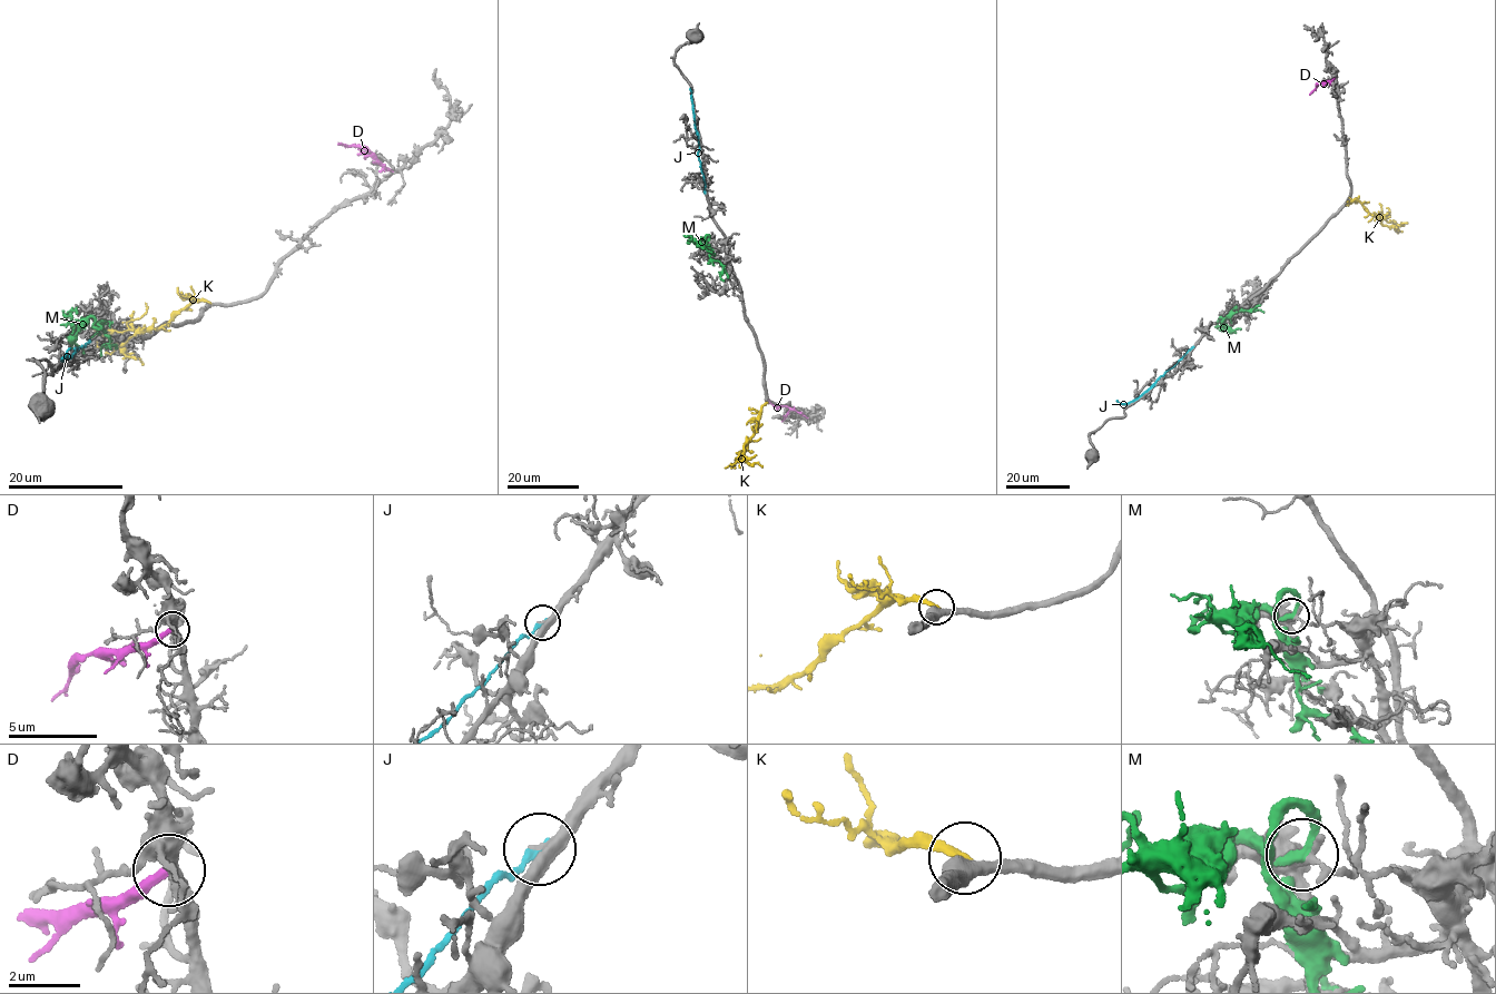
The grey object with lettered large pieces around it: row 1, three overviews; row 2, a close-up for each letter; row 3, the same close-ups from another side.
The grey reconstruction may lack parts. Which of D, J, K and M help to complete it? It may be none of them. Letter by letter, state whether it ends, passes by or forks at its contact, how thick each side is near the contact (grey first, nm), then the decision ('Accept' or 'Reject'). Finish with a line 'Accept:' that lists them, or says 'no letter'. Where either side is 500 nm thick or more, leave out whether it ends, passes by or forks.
D: It ends there. Thickness 340 nm (grey) against 240 nm. Reject
J: It ends there. Thickness 360 nm (grey) against 200 nm. Reject
K: It ends there. Thickness 440 nm (grey) against 240 nm. Accept
M: It ends there. Thickness 160 nm (grey) against 320 nm. Reject
Accept: K

